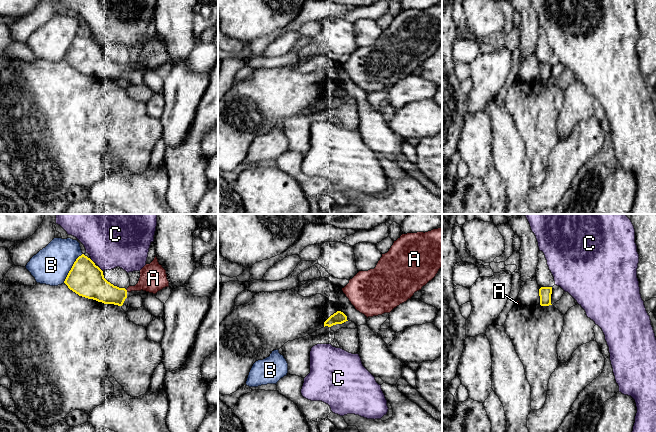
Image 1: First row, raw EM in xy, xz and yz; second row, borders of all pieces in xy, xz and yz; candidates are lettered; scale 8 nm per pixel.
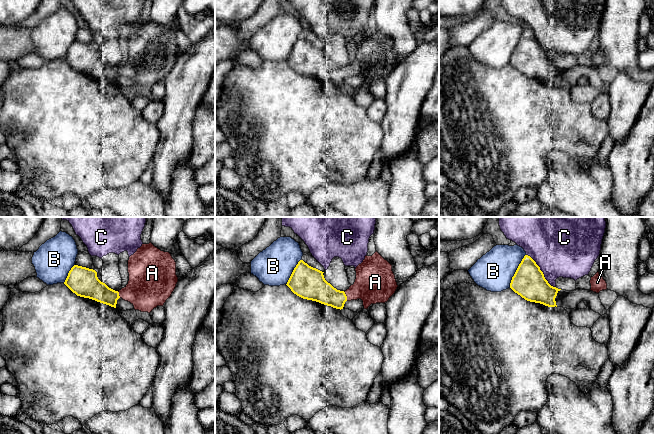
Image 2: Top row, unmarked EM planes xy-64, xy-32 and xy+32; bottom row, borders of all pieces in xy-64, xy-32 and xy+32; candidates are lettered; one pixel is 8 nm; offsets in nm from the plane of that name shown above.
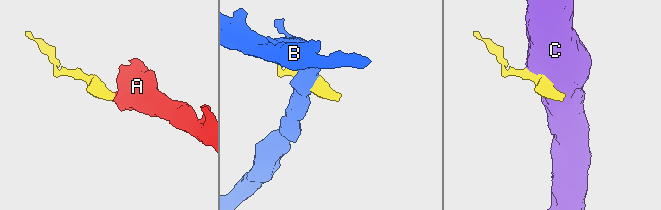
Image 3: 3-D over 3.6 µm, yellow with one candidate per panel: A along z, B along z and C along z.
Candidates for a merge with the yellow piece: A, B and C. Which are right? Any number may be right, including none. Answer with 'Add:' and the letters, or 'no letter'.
Add: A

